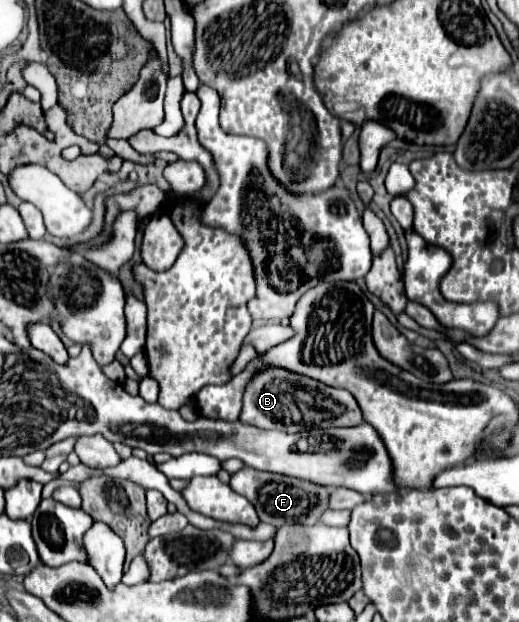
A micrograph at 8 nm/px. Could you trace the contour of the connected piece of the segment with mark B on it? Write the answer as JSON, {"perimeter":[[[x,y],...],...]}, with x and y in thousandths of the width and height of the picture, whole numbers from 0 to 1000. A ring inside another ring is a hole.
{"perimeter":[[[511,590],[491,600],[468,632],[464,677],[507,686],[507,690],[545,690],[580,693],[603,686],[680,686],[699,680],[699,664],[684,638],[653,622],[622,619],[599,606],[576,603],[545,590]]]}

